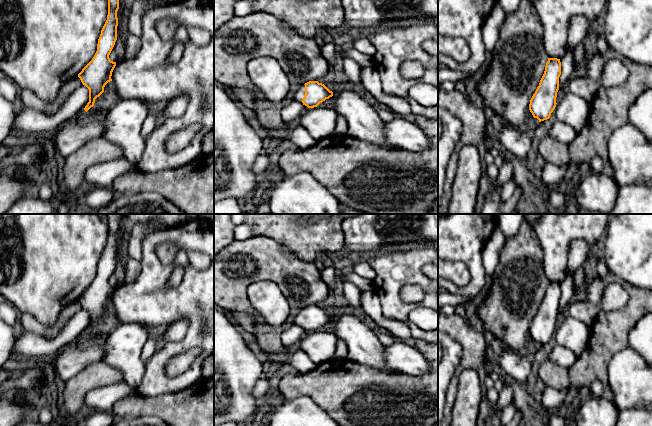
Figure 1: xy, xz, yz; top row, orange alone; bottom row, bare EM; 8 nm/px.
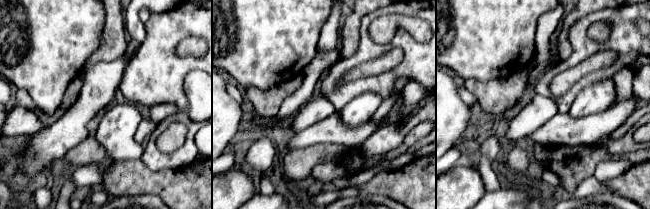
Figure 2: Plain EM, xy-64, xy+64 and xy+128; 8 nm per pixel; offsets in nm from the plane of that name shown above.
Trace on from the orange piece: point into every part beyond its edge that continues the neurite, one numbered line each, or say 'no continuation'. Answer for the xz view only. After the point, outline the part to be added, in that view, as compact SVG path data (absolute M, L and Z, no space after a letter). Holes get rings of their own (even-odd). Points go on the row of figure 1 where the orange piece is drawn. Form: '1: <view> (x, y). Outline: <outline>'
1: xz (300, 92). Outline: M302 84L302 85L300 85L299 88L295 91L294 101L302 102L304 95L305 95L305 85Z

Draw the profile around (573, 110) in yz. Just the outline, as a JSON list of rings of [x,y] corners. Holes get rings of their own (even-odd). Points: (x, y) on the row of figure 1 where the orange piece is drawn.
[[[568,92],[556,104],[554,110],[557,120],[570,125],[576,132],[579,132],[587,122],[588,107],[588,102],[583,98]]]

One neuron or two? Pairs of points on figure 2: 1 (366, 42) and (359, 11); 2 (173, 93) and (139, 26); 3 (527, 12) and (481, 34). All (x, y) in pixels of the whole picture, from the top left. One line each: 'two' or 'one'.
1: two
2: two
3: one

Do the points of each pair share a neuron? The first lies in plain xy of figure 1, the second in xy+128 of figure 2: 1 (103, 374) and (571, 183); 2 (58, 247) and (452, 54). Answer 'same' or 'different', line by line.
1: different
2: same

